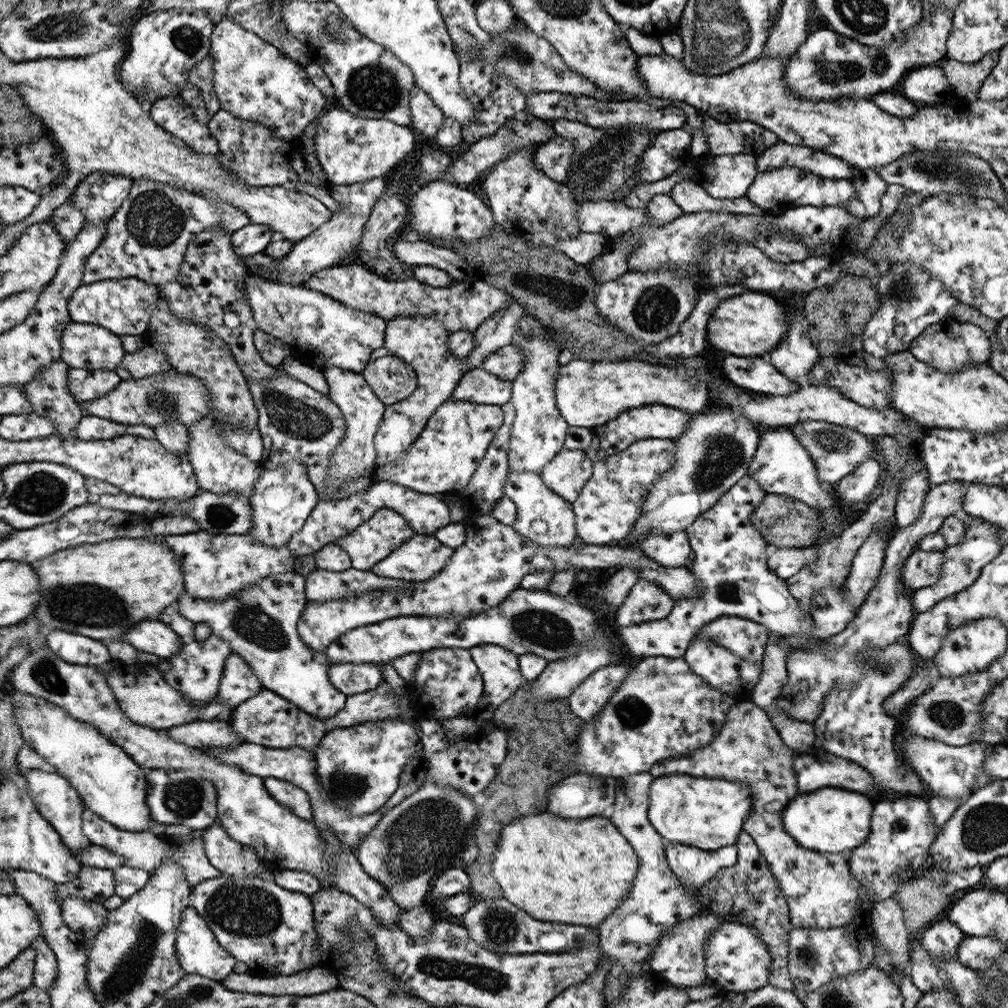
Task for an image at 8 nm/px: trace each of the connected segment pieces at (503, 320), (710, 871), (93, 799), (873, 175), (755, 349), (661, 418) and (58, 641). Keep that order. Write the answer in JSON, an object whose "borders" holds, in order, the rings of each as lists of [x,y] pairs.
{"borders":[[[[510,298],[510,305],[506,309],[494,313],[485,320],[474,332],[475,347],[465,356],[470,363],[470,369],[482,368],[484,359],[494,354],[500,347],[512,344],[513,334],[517,329],[517,322],[526,315],[522,305]]],[[[665,841],[666,861],[670,870],[686,885],[700,889],[723,868],[736,864],[738,849],[735,845],[719,850],[701,850],[694,846]]],[[[15,691],[11,693],[11,701],[16,706],[16,719],[23,731],[24,743],[31,744],[52,766],[53,772],[62,775],[76,788],[87,810],[94,810],[100,818],[107,819],[120,830],[150,830],[154,819],[146,801],[147,772],[122,747],[115,746],[95,727],[72,718],[48,699]]],[[[860,169],[853,174],[855,195],[844,208],[862,220],[881,213],[881,196],[886,192],[887,182],[879,177],[875,169]]],[[[748,290],[720,302],[708,322],[708,340],[716,344],[714,349],[718,348],[730,355],[767,357],[787,333],[789,318],[786,318],[784,312],[782,305],[770,294]]],[[[660,404],[644,405],[625,410],[618,414],[616,418],[609,420],[603,425],[592,428],[591,441],[585,453],[587,457],[595,463],[613,454],[621,453],[636,441],[647,438],[675,440],[681,434],[684,434],[684,431],[689,427],[689,422],[691,426],[693,415],[693,413],[684,412],[683,410]]],[[[56,630],[48,633],[45,644],[64,659],[64,662],[95,667],[112,660],[106,643],[88,638],[88,635]]]]}

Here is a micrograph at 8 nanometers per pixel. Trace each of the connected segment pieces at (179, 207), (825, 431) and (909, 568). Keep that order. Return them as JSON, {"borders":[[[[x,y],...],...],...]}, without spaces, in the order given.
{"borders":[[[[147,178],[135,180],[131,192],[120,205],[118,212],[109,218],[107,222],[108,234],[104,238],[103,244],[87,259],[82,284],[89,285],[104,280],[136,277],[144,280],[144,283],[156,284],[160,287],[163,284],[168,285],[180,278],[183,263],[186,261],[188,246],[201,233],[208,231],[208,229],[214,229],[214,227],[220,227],[224,233],[234,233],[250,223],[248,216],[235,206],[228,204],[222,208],[217,203],[199,194],[192,194],[191,191],[183,188],[154,182]]],[[[805,420],[794,424],[792,432],[809,452],[816,465],[818,478],[825,485],[835,485],[841,478],[852,474],[852,471],[860,466],[860,463],[878,455],[874,439],[849,429],[847,426]]],[[[914,550],[901,568],[901,581],[908,590],[918,590],[938,582],[943,552]]]]}

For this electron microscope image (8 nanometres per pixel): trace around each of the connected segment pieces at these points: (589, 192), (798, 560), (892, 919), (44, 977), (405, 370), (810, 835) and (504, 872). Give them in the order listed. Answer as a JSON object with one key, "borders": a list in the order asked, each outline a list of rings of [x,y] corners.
{"borders":[[[[558,118],[551,123],[555,134],[571,140],[575,146],[571,171],[564,184],[574,195],[577,206],[587,201],[624,200],[632,188],[642,184],[642,180],[638,180],[639,163],[656,134],[645,133],[636,125],[628,125],[627,128],[594,128],[565,118]]],[[[768,545],[765,553],[767,566],[782,579],[794,576],[804,565],[817,559],[816,546],[797,549]]],[[[894,894],[888,899],[876,901],[873,904],[871,923],[875,930],[874,940],[876,940],[876,948],[878,948],[878,953],[872,966],[888,973],[889,977],[892,977],[893,981],[896,982],[896,986],[900,986],[902,984],[901,978],[904,975],[910,974],[910,953],[908,947],[910,946],[912,936],[906,930],[903,919],[903,908],[894,899]]],[[[41,934],[30,948],[38,955],[35,957],[34,984],[42,991],[50,991],[57,977],[57,958],[51,946]]],[[[379,348],[370,359],[361,374],[385,405],[405,399],[415,391],[417,376],[414,370],[389,350]]],[[[822,788],[810,794],[798,794],[784,809],[784,830],[800,846],[824,854],[849,853],[869,839],[875,800],[838,788]]],[[[538,814],[514,820],[502,830],[498,850],[494,854],[492,872],[504,890],[504,898],[526,910],[532,918],[544,918],[544,922],[568,922],[580,926],[596,926],[620,906],[620,902],[632,890],[639,862],[636,852],[617,826],[605,816],[570,820],[554,814]]]]}

